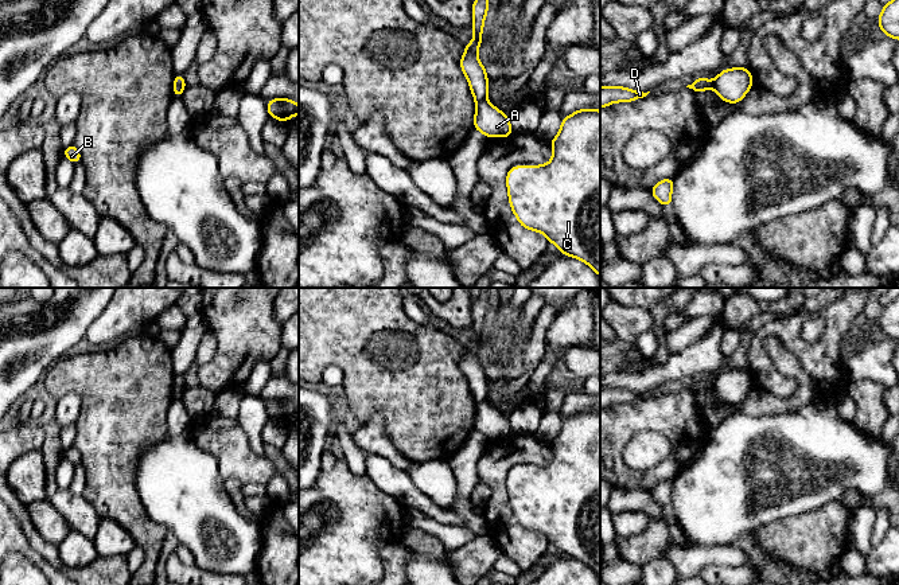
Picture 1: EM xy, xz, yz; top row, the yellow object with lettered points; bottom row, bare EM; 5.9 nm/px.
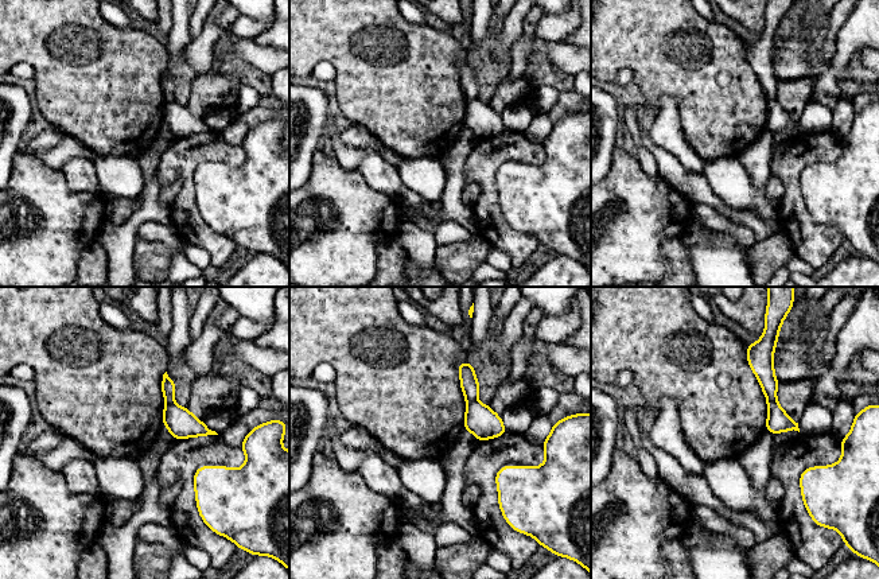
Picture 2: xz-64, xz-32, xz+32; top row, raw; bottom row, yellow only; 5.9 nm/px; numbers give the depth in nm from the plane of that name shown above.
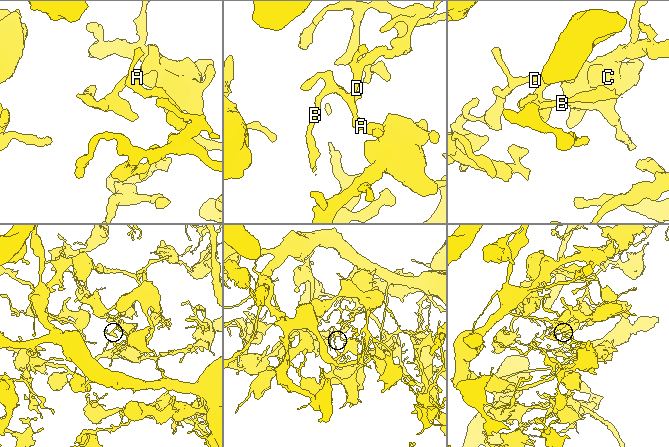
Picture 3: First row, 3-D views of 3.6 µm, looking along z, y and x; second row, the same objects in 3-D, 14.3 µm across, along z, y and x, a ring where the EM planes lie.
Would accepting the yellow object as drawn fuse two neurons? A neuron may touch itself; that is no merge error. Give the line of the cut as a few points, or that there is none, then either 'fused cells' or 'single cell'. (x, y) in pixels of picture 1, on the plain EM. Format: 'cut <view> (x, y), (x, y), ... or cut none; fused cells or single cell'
cut xz (485, 400), (477, 402); fused cells

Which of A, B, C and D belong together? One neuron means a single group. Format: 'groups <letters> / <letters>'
groups A C / B D

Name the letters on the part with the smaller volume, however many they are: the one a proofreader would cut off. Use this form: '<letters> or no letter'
B, D

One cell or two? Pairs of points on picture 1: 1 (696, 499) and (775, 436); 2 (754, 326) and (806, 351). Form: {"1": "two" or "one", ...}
{"1": "one", "2": "two"}

